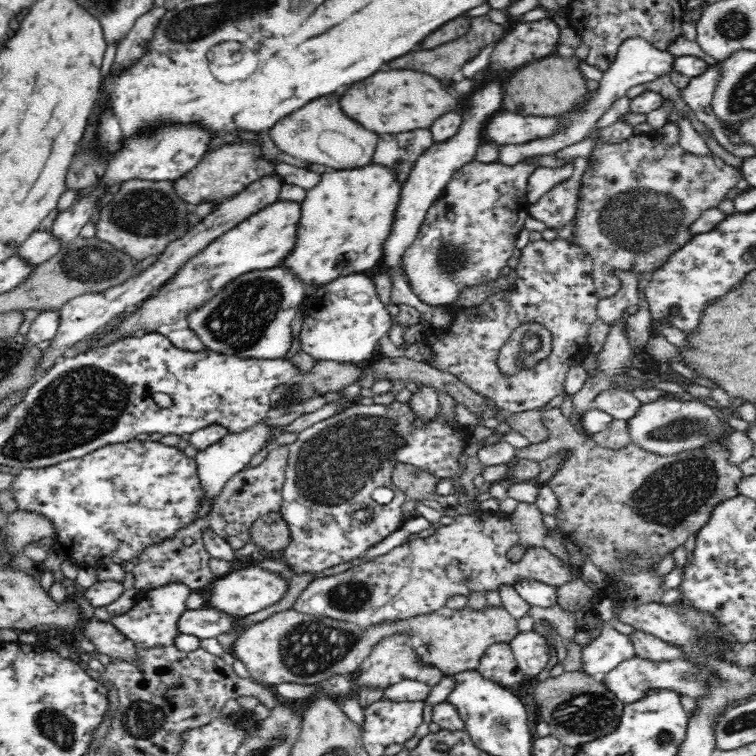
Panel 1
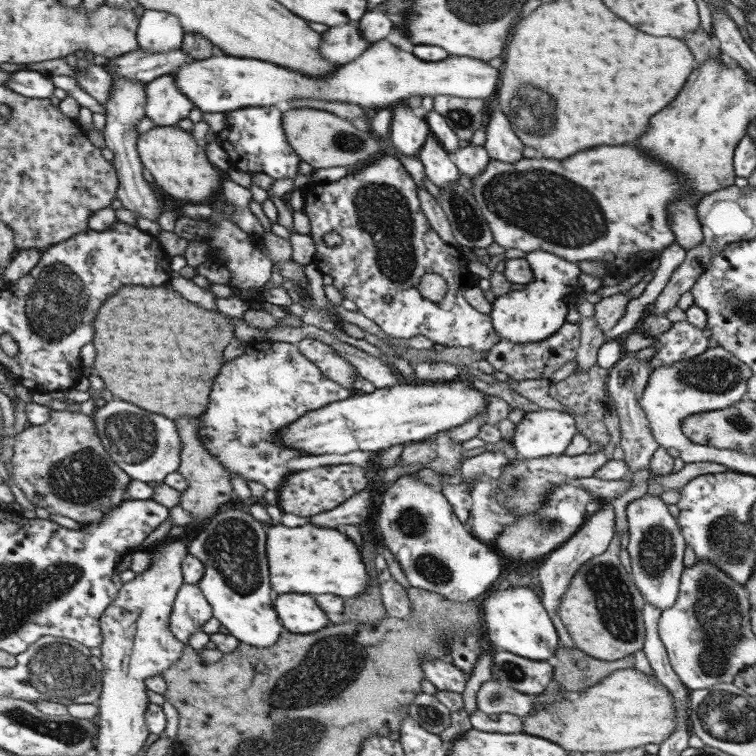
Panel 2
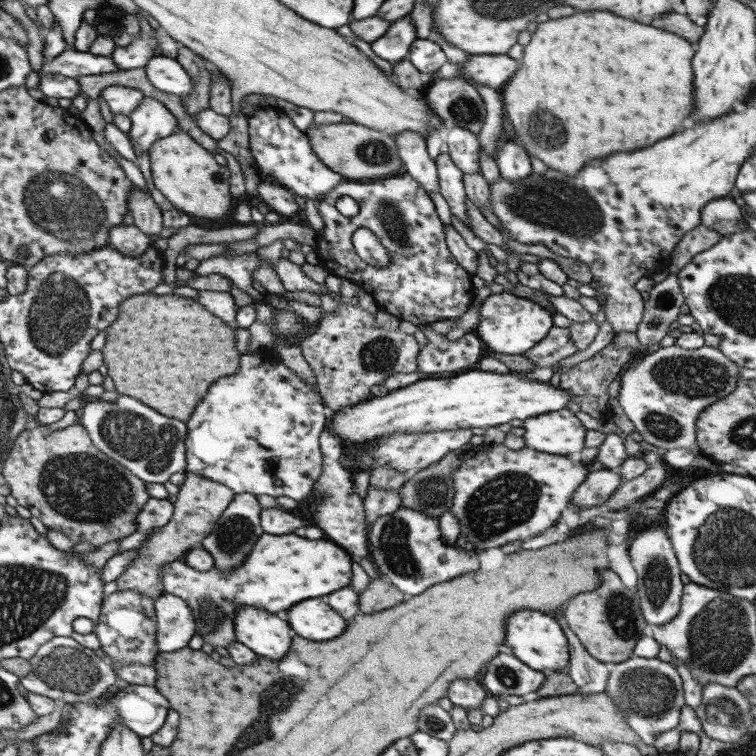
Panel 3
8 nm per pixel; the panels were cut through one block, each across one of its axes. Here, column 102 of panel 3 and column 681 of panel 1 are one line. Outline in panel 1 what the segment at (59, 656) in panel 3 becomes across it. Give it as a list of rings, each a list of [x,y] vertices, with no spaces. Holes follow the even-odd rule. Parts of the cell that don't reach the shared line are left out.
[[[635,656],[621,662],[616,668],[605,673],[602,683],[624,705],[640,700],[650,688],[669,688],[680,695],[686,694],[686,696],[692,696],[696,699],[704,694],[704,680],[708,674],[710,671],[706,667],[700,667],[685,658],[676,661],[654,662]]]

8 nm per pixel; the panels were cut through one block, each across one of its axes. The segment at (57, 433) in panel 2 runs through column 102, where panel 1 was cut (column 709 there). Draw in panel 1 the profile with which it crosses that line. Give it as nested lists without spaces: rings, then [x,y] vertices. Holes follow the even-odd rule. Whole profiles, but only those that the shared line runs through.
[[[588,437],[582,444],[576,445],[576,448],[569,452],[561,468],[546,483],[558,500],[557,510],[554,512],[557,526],[562,532],[566,533],[569,540],[572,540],[575,545],[590,556],[590,560],[592,560],[599,570],[605,570],[606,572],[618,572],[618,570],[622,570],[624,568],[624,561],[620,561],[618,556],[624,556],[628,552],[635,552],[639,556],[639,561],[637,562],[639,566],[656,564],[664,554],[672,552],[680,544],[684,544],[690,535],[698,533],[704,527],[704,524],[708,523],[717,504],[720,504],[724,500],[732,499],[734,496],[739,496],[737,484],[744,478],[743,472],[737,466],[727,463],[728,456],[729,450],[721,448],[720,445],[712,445],[712,448],[706,448],[706,450],[694,450],[694,452],[684,452],[676,454],[676,456],[657,456],[657,454],[639,448],[638,445],[634,445],[632,442],[621,450],[609,450],[596,444],[592,438]]]

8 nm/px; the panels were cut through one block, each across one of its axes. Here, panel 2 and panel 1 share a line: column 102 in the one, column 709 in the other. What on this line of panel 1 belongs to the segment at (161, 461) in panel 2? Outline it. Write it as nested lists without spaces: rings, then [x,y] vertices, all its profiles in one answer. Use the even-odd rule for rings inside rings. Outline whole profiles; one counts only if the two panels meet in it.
[[[664,396],[654,402],[641,403],[638,412],[626,420],[630,442],[657,456],[676,456],[694,450],[706,450],[712,445],[727,448],[730,454],[729,436],[733,429],[720,418],[720,408],[714,408],[700,400],[680,401],[676,396]]]

